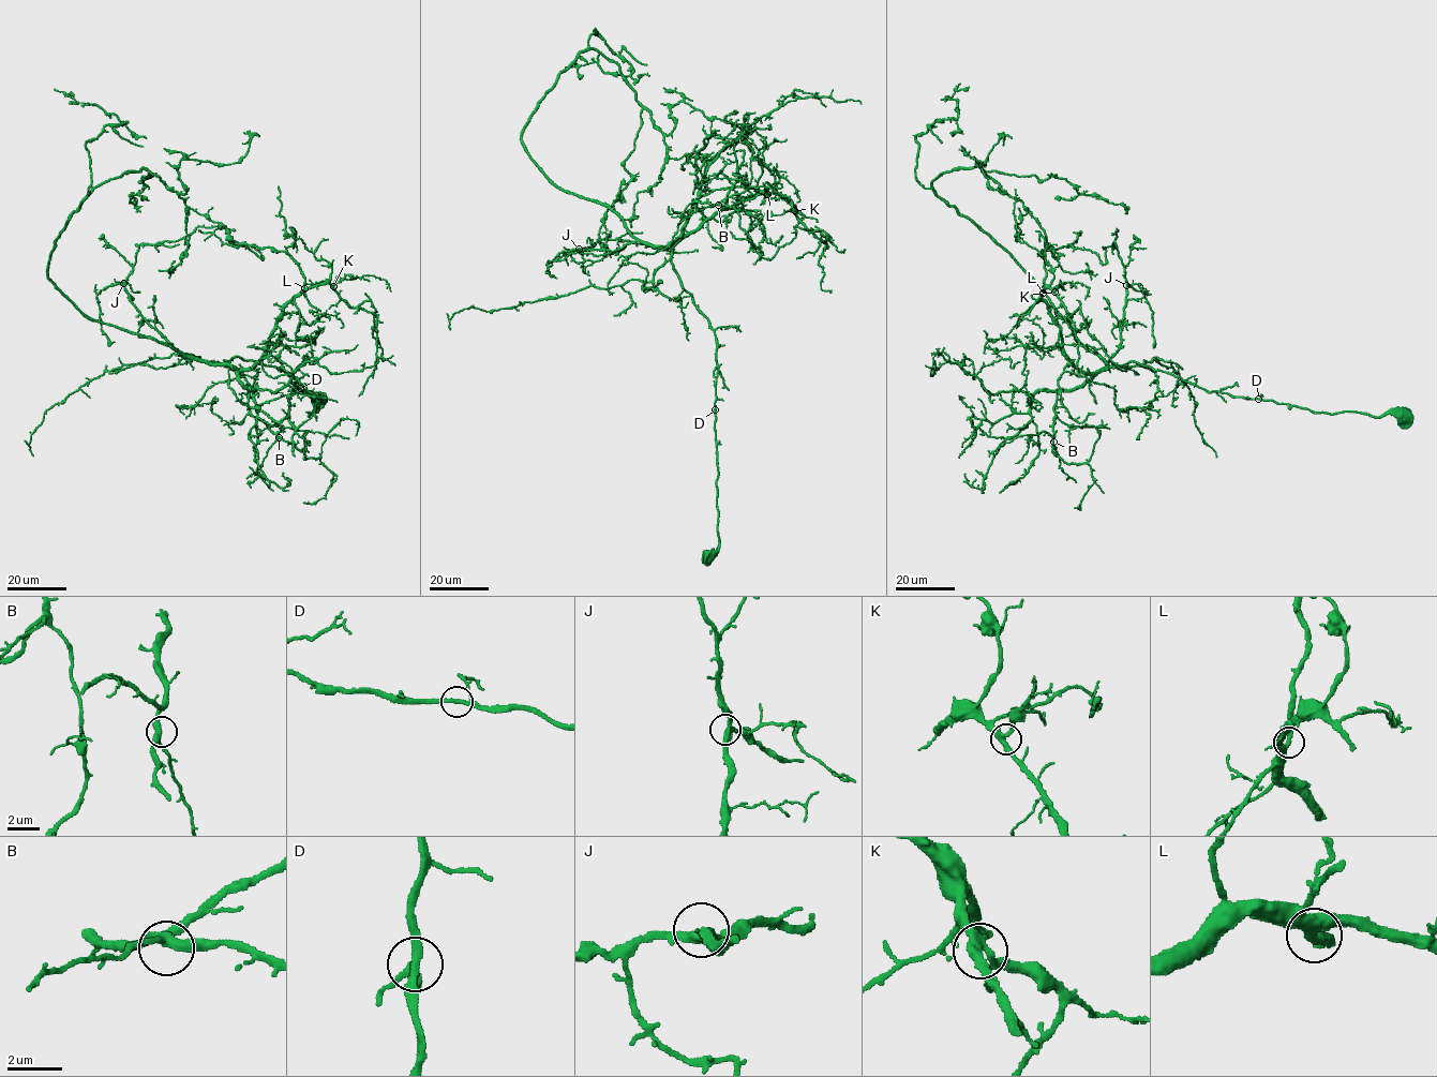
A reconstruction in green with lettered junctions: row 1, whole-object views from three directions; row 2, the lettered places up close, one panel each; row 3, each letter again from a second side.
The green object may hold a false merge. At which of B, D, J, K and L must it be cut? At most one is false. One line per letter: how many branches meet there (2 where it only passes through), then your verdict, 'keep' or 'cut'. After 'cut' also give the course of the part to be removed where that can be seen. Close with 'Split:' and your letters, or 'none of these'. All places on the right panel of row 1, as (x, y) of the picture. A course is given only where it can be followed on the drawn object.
B: branches 3; keep
D: branches 3; keep
J: branches 3; keep
K: branches 3; keep
L: branches 3; keep
Split: none of these

